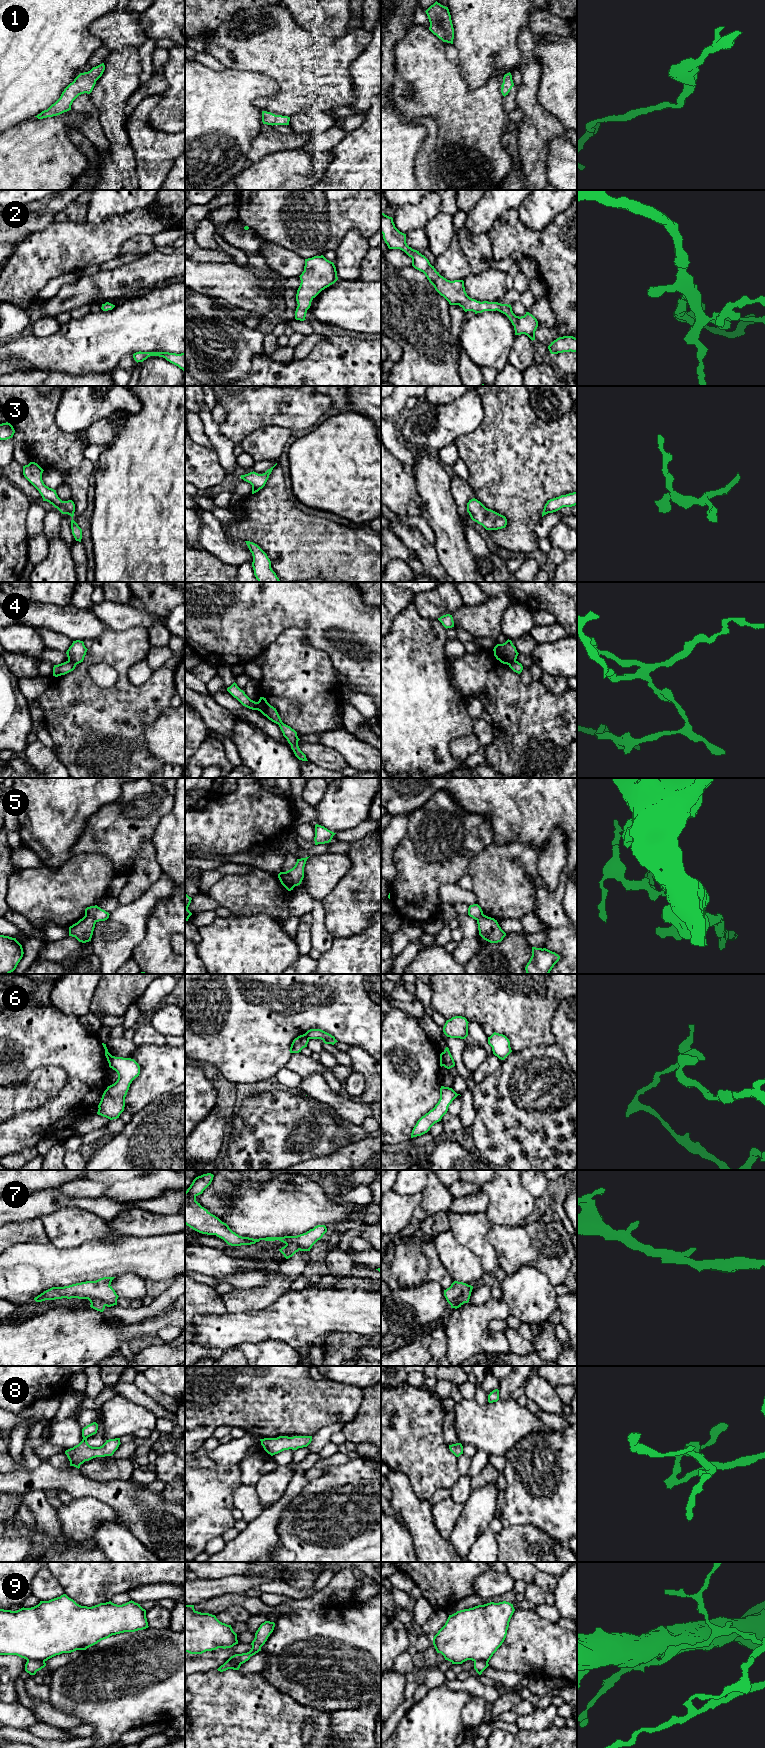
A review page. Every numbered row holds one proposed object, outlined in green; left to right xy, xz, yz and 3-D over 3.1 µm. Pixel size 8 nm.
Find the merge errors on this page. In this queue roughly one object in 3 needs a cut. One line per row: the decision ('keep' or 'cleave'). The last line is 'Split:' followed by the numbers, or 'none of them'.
1: keep
2: keep
3: keep
4: cleave
5: cleave
6: cleave
7: keep
8: keep
9: cleave
Split: 4, 5, 6, 9

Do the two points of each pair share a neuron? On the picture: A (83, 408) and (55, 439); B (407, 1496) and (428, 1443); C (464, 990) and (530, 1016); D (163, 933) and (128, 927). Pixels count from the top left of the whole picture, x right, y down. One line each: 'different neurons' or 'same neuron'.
A: different neurons
B: different neurons
C: same neuron
D: different neurons

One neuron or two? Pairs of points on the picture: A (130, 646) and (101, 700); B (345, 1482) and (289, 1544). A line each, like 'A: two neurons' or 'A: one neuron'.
A: one neuron
B: one neuron

